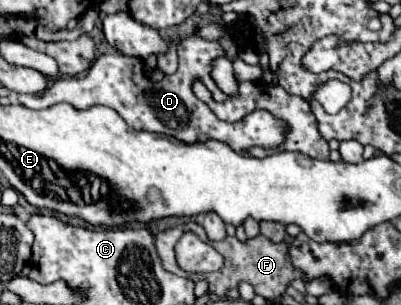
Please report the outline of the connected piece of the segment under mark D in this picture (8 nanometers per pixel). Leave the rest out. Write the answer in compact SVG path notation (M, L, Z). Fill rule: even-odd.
M196 27L192 35L188 35L178 43L178 59L180 59L178 71L166 75L162 81L152 81L146 75L144 61L140 57L128 57L124 53L104 53L90 65L90 69L82 77L62 77L54 81L54 85L48 87L40 99L18 95L18 101L30 109L44 109L54 103L72 103L78 109L88 109L92 105L106 105L114 109L134 129L172 135L184 143L218 139L230 145L238 153L248 151L252 145L260 145L260 147L280 145L284 139L284 123L278 121L278 125L268 125L270 117L267 111L256 110L236 123L228 123L228 121L220 121L208 109L206 103L194 97L192 81L194 77L200 77L204 85L212 91L216 101L228 99L228 95L222 93L212 79L212 61L216 61L218 57L226 57L226 51L218 41L202 39L198 35L198 29L200 27Z

